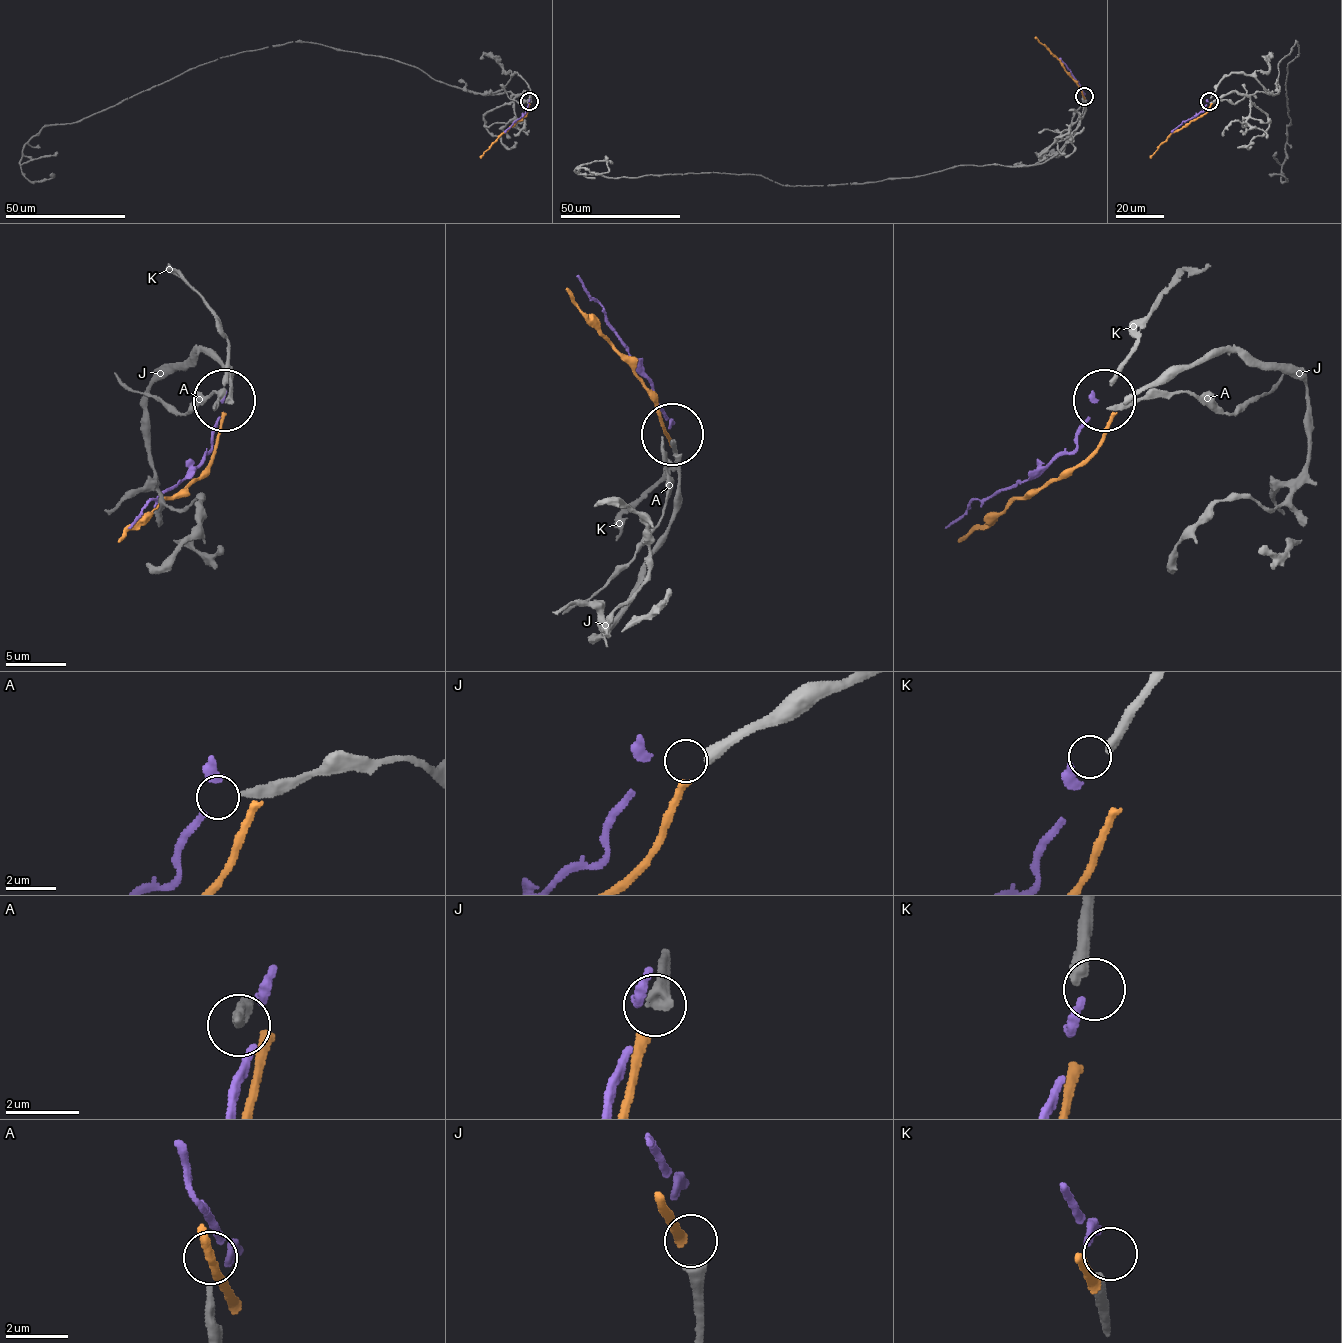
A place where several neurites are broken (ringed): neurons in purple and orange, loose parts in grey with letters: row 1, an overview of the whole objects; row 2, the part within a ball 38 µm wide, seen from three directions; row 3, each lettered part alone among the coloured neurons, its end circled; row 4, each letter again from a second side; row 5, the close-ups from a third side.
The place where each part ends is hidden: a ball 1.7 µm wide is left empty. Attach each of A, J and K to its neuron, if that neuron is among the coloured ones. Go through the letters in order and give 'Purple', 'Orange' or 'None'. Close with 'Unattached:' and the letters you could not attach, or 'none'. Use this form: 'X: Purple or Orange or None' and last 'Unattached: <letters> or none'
A: None
J: Orange
K: Purple
Unattached: A

